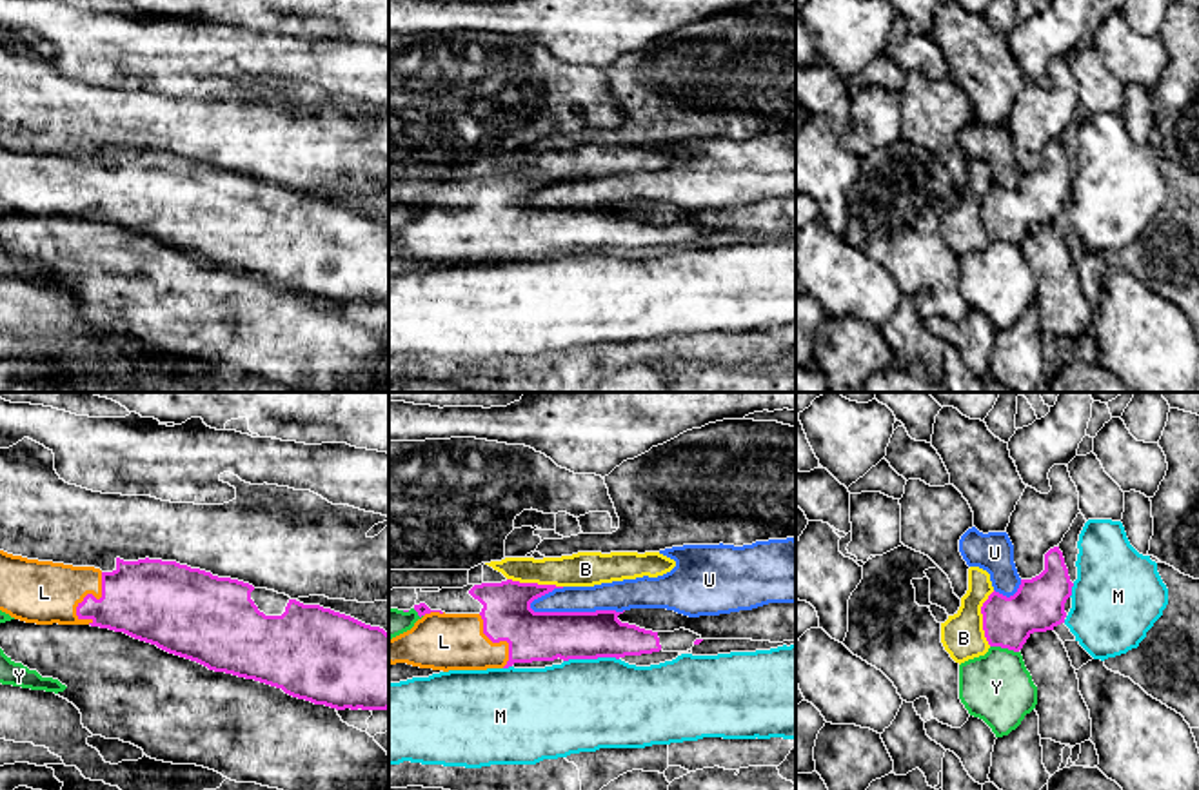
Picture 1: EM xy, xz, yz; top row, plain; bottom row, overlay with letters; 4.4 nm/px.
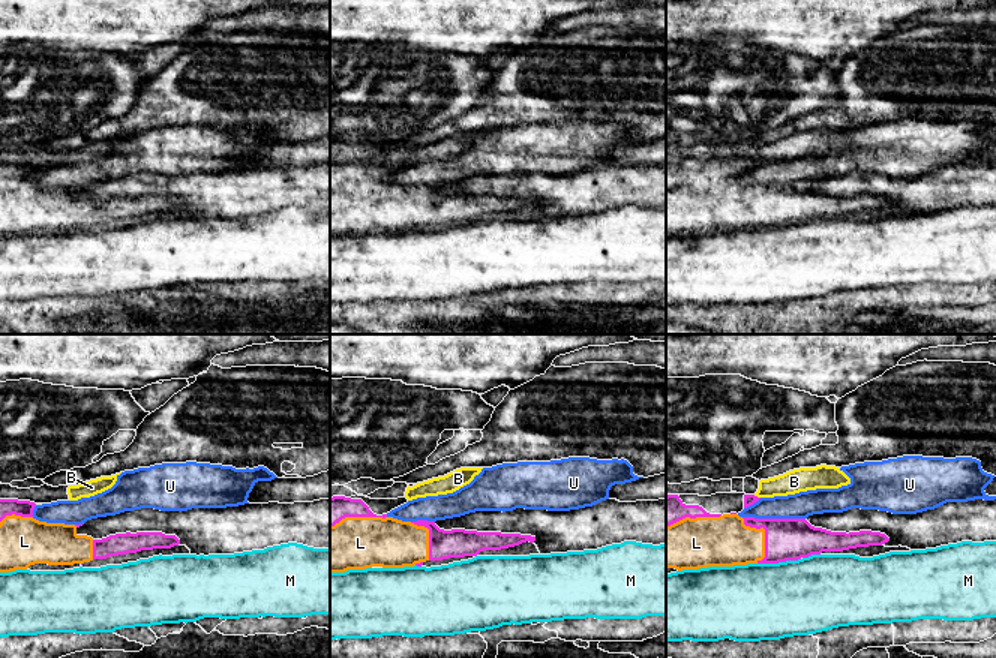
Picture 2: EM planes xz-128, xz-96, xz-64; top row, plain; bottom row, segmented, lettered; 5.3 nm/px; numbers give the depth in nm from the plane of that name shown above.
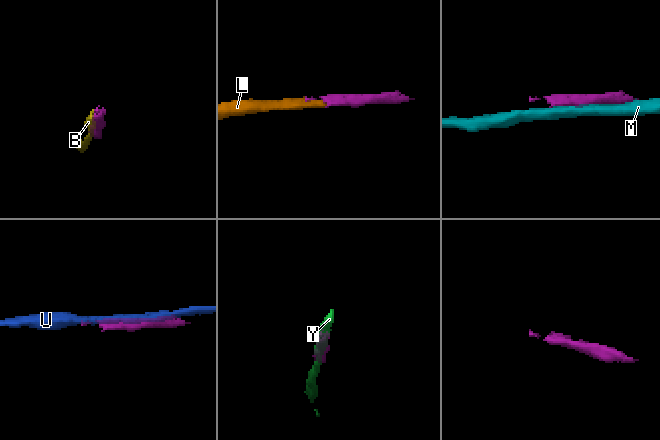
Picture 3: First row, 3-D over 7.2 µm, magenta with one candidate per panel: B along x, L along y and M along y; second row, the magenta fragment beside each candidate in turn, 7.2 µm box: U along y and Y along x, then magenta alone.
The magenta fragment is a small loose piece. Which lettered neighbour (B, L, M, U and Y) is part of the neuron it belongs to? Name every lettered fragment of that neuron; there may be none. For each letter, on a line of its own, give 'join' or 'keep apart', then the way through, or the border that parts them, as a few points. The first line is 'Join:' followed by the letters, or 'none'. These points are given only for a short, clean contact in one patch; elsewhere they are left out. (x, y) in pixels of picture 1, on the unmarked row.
Join: L
B: keep apart
L: join
M: keep apart
U: keep apart
Y: keep apart

